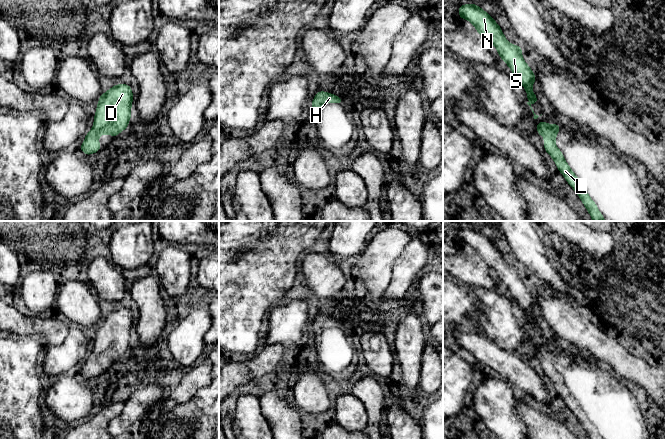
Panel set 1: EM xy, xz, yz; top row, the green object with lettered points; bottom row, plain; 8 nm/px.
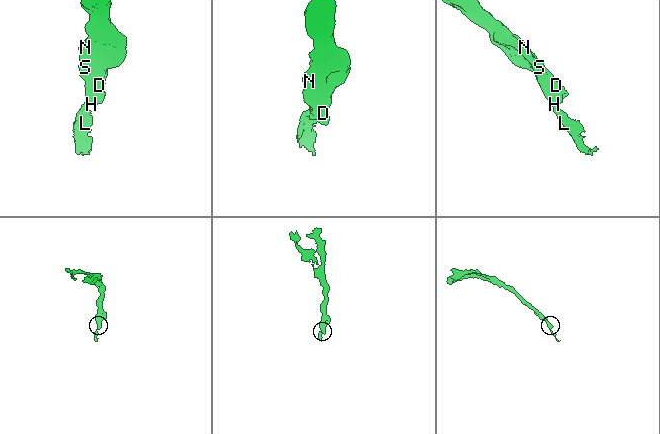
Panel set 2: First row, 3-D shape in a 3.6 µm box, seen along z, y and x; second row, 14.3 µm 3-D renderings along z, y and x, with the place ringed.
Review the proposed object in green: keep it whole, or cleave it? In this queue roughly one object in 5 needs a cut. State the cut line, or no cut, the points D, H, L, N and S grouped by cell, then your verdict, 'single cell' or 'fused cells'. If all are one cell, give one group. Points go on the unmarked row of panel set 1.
no cut; D H L N S; single cell

